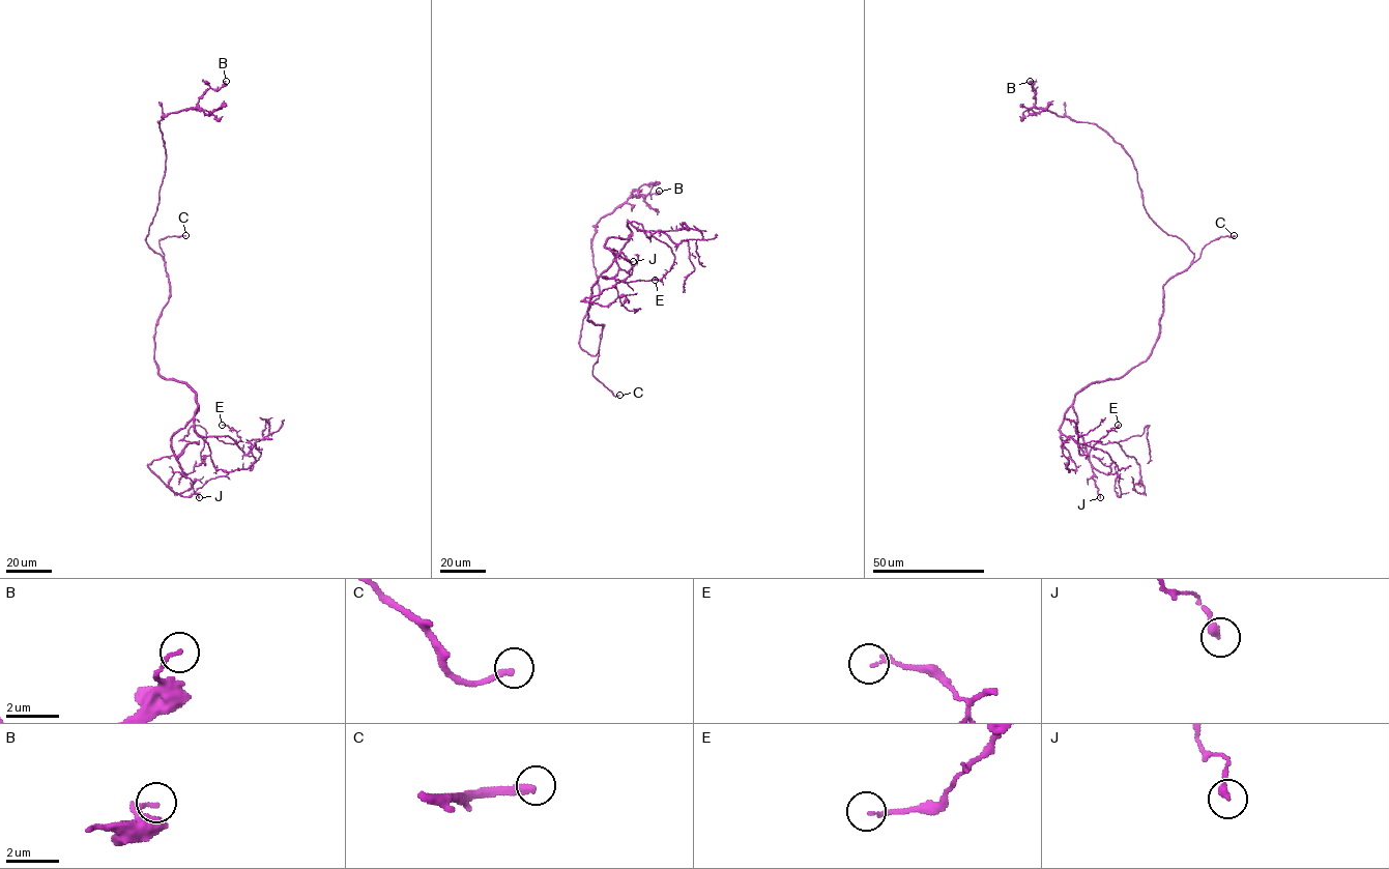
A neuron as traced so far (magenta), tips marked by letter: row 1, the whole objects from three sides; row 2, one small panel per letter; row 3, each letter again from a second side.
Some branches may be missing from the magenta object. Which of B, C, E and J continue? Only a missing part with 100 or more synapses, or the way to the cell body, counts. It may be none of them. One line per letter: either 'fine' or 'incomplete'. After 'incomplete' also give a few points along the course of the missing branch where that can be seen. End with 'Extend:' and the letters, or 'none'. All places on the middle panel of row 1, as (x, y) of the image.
B: fine
C: incomplete; course (619, 395), (635, 403), (669, 437)
E: fine
J: fine
Extend: C

